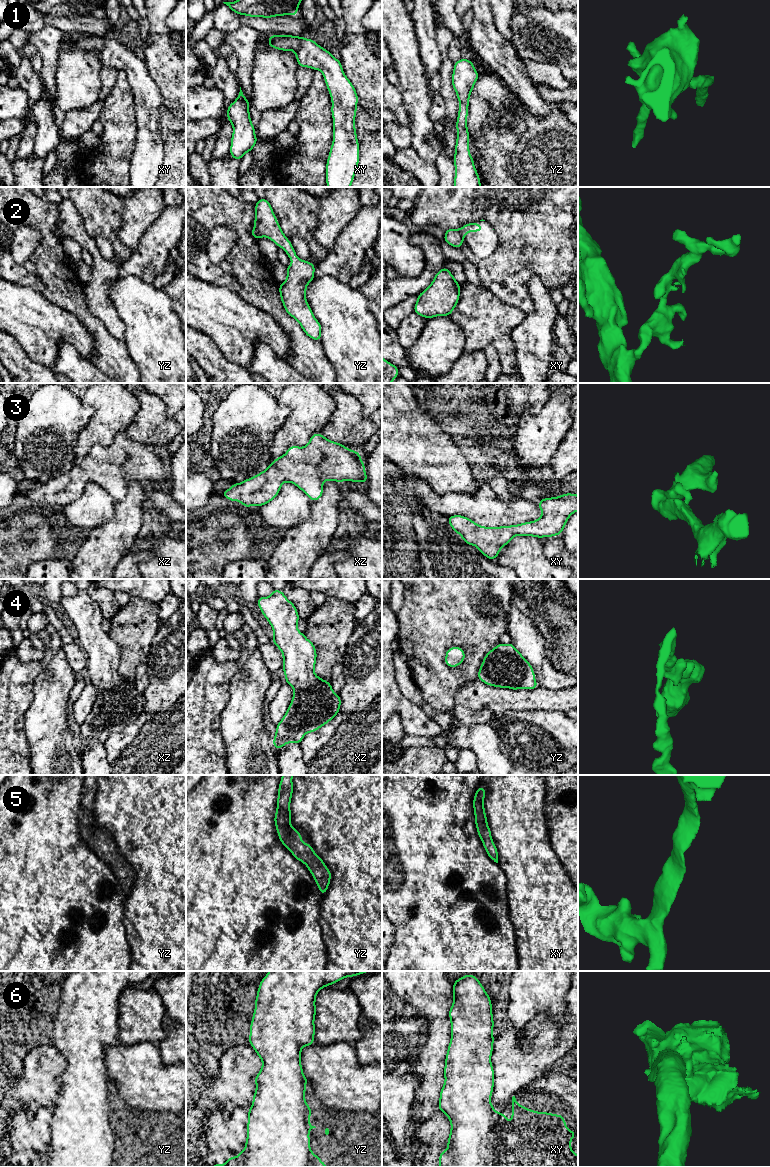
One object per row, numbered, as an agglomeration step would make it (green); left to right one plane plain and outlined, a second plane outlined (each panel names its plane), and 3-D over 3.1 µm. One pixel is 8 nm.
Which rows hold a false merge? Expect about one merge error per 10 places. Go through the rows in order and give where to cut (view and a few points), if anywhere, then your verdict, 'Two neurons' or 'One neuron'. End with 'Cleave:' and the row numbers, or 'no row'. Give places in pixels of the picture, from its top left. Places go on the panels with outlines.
1: No split. One neuron
2: No split. One neuron
3: No split. One neuron
4: No split. One neuron
5: No split. One neuron
6: No split. One neuron
Cleave: no row

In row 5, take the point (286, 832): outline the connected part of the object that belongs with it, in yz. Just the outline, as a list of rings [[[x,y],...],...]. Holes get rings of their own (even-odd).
[[[282,775],[278,788],[277,808],[274,817],[279,840],[292,853],[295,859],[304,863],[311,872],[321,895],[329,887],[331,871],[314,852],[311,844],[305,844],[297,829],[291,826],[290,802],[293,793],[293,775]]]

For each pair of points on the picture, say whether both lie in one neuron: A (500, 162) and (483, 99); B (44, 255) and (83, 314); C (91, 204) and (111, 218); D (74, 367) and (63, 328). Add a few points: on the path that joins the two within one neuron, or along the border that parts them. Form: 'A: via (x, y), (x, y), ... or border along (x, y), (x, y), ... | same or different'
A: via (494, 146), (486, 134), (484, 115) | same
B: via (47, 273), (49, 292), (57, 300), (65, 304) | same
C: via (96, 207), (106, 217) | same
D: border along (84, 358), (72, 345), (61, 341), (54, 362) | different

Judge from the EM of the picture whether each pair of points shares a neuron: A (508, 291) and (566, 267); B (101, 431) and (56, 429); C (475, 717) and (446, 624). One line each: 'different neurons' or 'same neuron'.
A: same neuron
B: different neurons
C: different neurons

